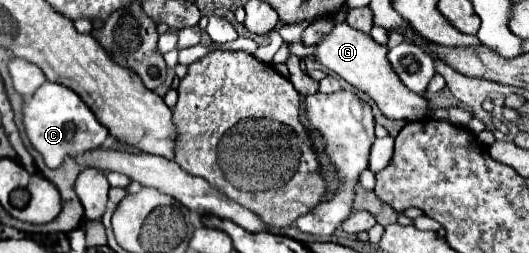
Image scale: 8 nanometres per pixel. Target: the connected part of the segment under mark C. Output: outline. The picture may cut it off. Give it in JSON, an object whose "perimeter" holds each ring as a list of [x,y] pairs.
{"perimeter":[[[54,82],[42,84],[36,94],[24,104],[24,128],[32,146],[44,156],[44,162],[50,168],[58,168],[64,156],[76,156],[92,150],[96,142],[98,146],[102,146],[108,138],[106,128],[96,120],[82,98],[70,88]]]}

